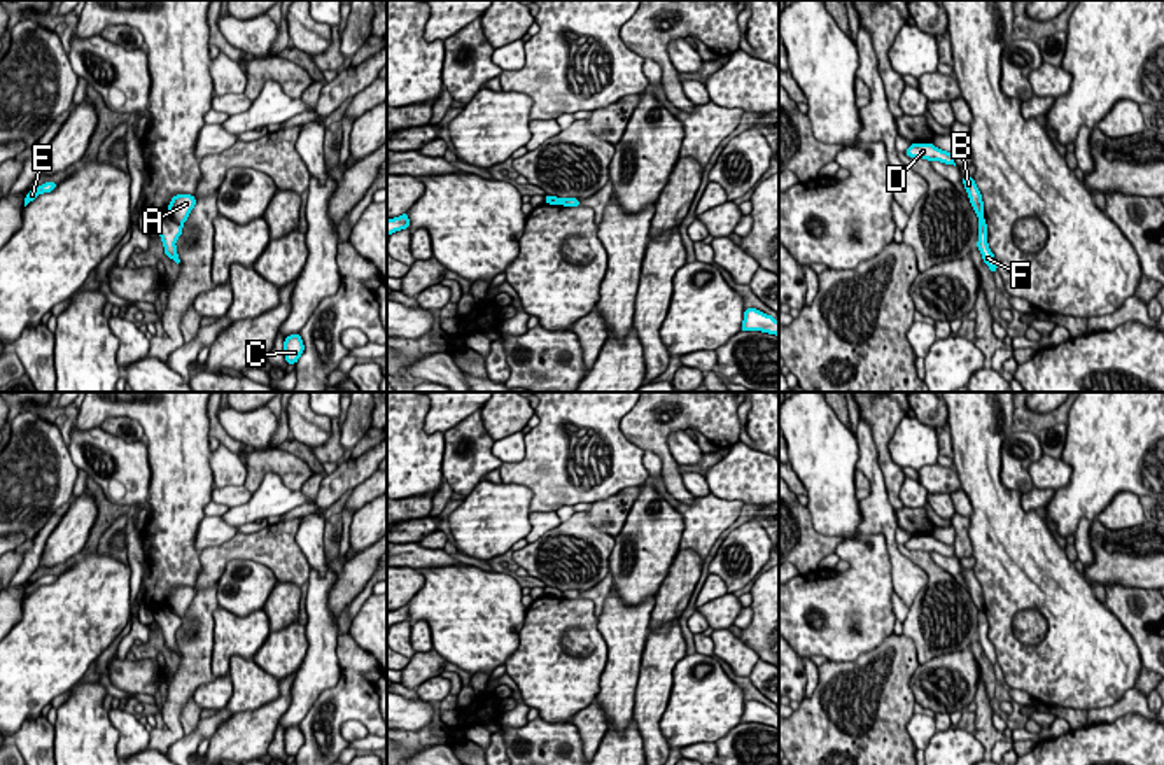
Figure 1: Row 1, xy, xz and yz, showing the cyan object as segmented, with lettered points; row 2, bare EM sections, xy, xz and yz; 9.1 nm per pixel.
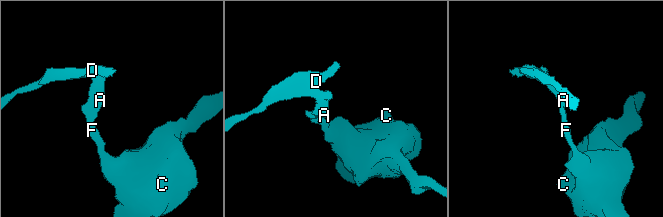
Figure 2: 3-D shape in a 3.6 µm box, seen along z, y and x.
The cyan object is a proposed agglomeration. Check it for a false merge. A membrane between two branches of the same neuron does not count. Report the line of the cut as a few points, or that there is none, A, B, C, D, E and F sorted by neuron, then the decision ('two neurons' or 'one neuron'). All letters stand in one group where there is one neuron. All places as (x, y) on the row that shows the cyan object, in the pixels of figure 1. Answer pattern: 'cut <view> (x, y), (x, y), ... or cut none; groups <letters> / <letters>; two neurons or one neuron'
cut xy (168, 214), (181, 226); groups A B D E / C F; two neurons

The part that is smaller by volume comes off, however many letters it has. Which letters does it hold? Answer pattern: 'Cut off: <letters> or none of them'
Cut off: A, B, D, E

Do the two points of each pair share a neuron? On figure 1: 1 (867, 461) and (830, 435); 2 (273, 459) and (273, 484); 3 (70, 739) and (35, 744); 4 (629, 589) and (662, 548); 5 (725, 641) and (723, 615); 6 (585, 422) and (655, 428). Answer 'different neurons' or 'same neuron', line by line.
1: different neurons
2: different neurons
3: different neurons
4: same neuron
5: different neurons
6: different neurons

